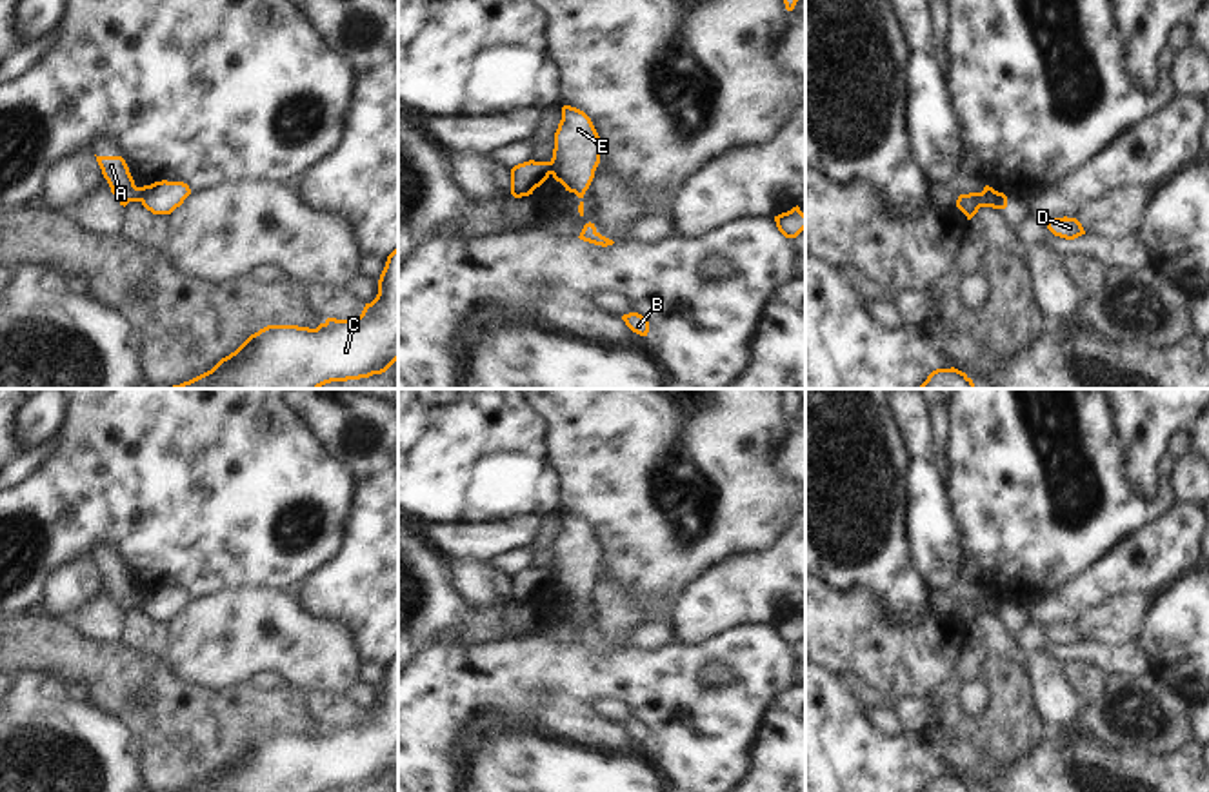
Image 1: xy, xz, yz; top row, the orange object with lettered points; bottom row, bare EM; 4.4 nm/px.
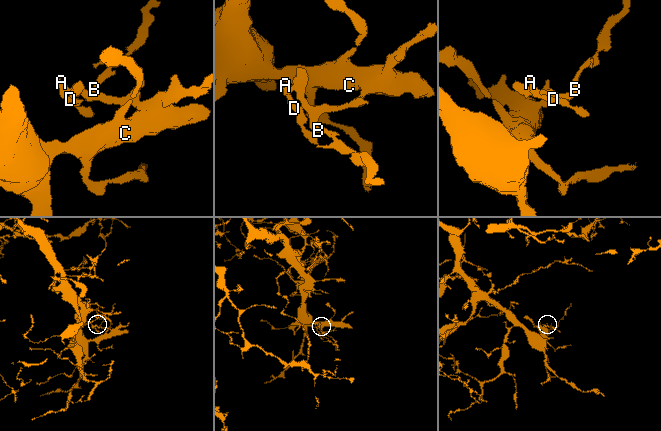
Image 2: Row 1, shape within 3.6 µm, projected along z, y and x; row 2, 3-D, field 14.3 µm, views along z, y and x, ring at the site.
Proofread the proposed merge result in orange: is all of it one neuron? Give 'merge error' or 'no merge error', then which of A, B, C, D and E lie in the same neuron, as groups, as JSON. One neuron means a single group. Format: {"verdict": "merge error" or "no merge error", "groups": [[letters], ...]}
{"verdict": "merge error", "groups": [["A", "D"], ["B", "C", "E"]]}

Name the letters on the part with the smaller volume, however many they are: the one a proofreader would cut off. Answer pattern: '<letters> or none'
A, D

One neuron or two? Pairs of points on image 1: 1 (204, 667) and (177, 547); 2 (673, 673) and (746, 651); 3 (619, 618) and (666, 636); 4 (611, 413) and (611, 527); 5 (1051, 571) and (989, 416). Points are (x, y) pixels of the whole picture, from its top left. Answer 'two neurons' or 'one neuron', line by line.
1: two neurons
2: one neuron
3: two neurons
4: one neuron
5: one neuron

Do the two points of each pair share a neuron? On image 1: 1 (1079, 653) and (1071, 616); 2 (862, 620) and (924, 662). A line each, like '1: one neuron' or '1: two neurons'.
1: two neurons
2: one neuron

